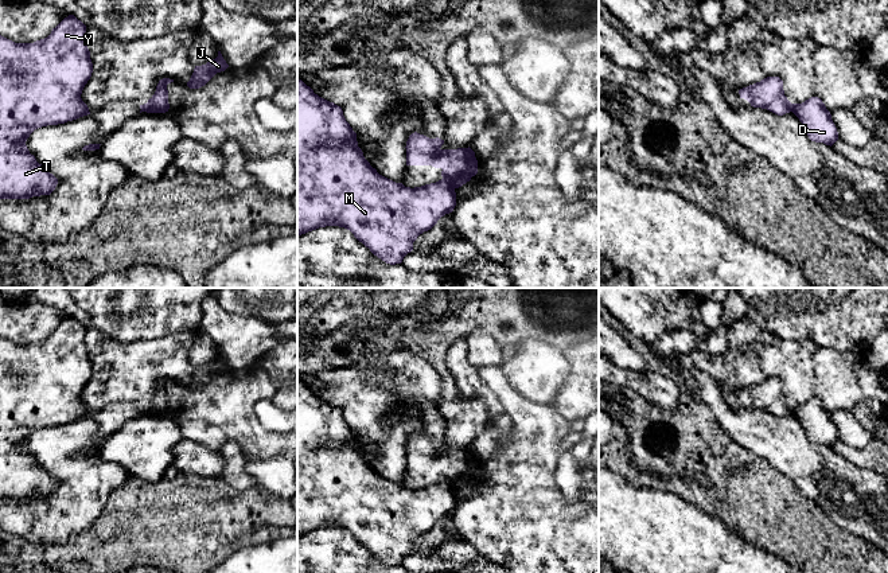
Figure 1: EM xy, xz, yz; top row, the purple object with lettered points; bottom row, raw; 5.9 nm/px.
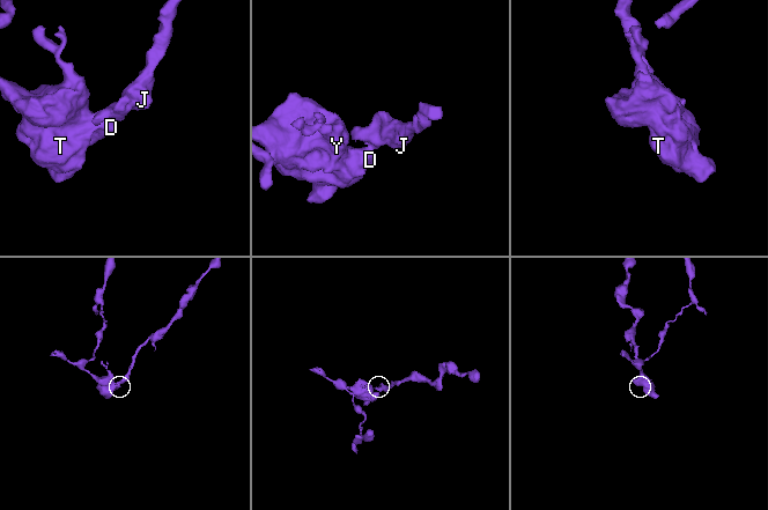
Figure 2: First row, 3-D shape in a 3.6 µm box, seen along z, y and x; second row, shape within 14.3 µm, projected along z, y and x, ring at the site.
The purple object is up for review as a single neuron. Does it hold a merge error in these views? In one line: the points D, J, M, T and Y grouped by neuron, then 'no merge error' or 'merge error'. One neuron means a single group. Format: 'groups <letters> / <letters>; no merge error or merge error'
groups D M T Y / J; merge error

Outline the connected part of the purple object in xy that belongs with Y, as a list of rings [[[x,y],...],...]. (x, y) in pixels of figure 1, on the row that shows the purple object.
[[[69,15],[47,38],[34,43],[15,43],[0,35],[0,199],[30,199],[50,195],[55,190],[58,179],[36,161],[26,141],[38,128],[65,124],[90,114],[81,98],[93,73],[85,32],[86,26],[74,15]]]

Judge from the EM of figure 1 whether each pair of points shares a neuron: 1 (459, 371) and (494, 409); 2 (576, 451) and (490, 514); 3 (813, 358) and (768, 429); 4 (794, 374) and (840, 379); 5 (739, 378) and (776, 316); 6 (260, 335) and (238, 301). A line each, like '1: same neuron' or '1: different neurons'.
1: same neuron
2: different neurons
3: different neurons
4: same neuron
5: different neurons
6: different neurons

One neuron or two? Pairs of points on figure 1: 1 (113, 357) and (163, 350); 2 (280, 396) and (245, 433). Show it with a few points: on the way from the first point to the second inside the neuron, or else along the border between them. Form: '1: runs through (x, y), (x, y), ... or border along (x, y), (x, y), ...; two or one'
1: runs through (125, 357), (151, 357); one
2: border along (276, 388), (271, 398); two

